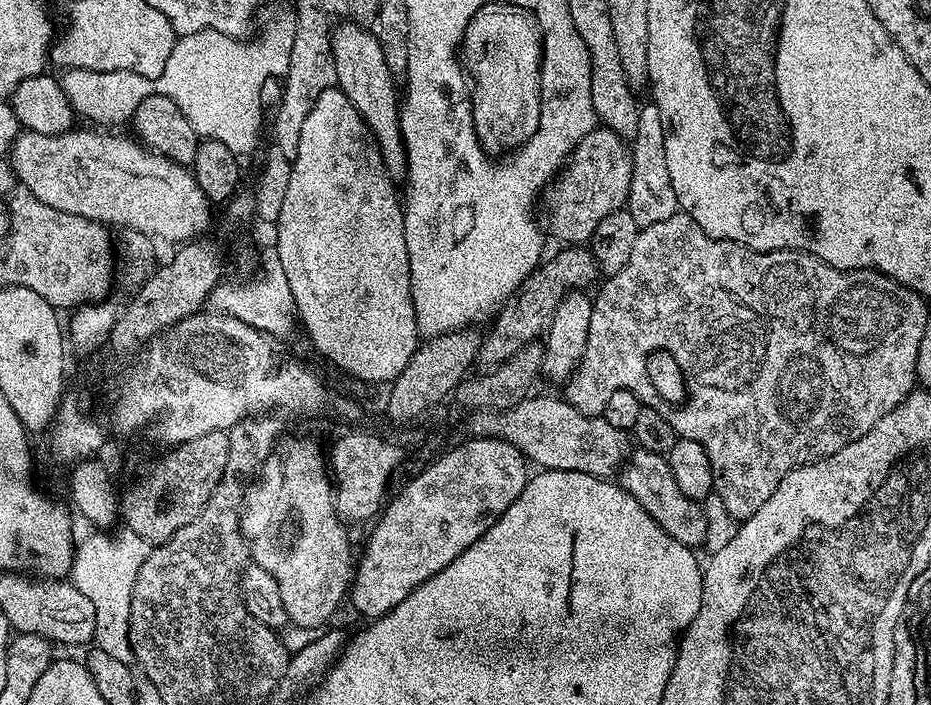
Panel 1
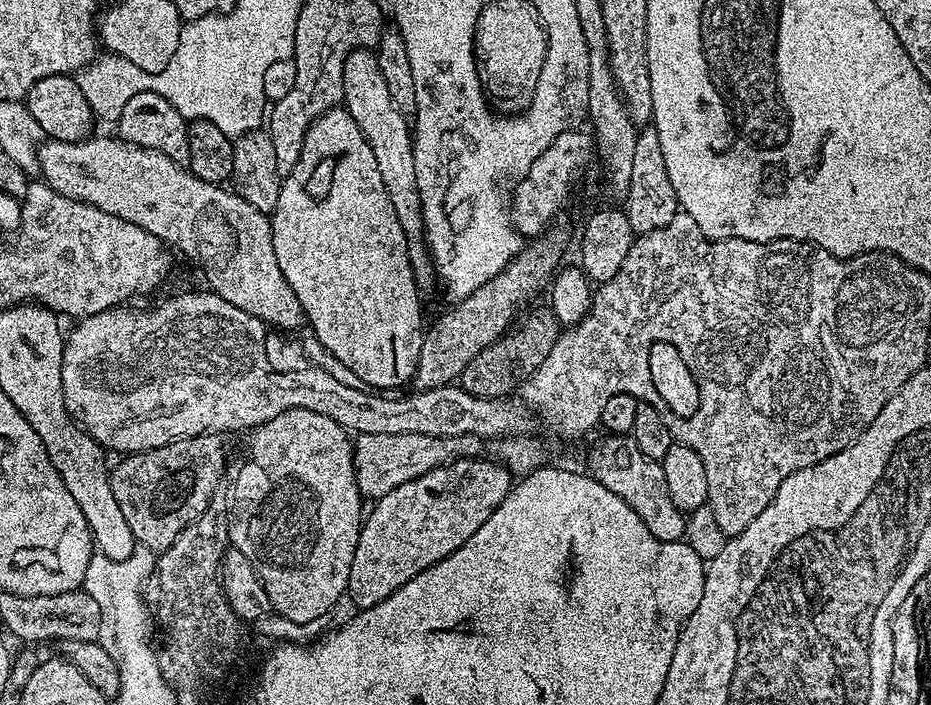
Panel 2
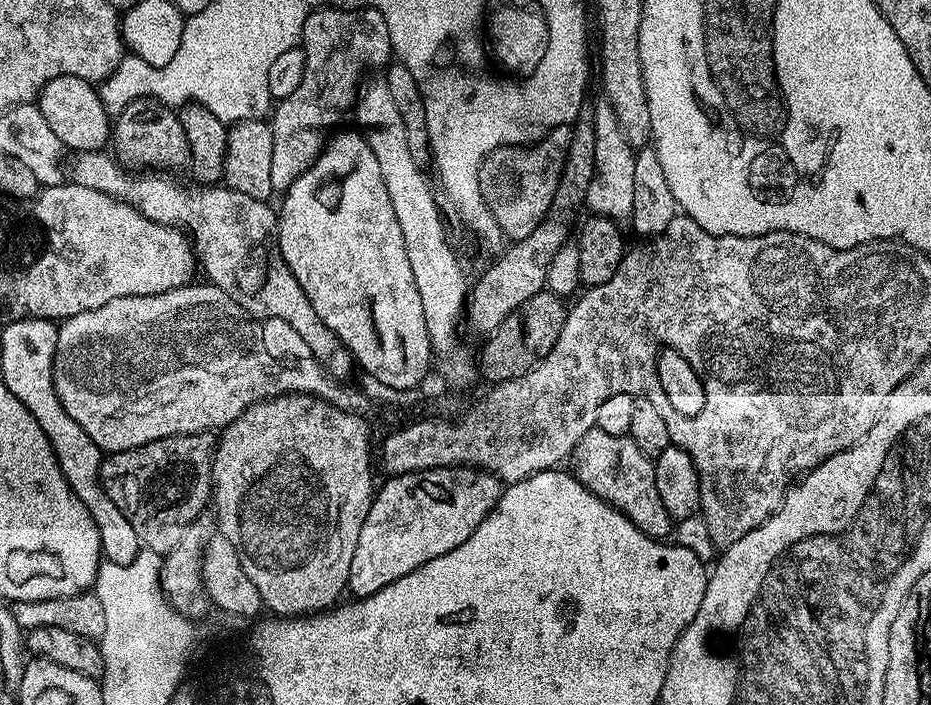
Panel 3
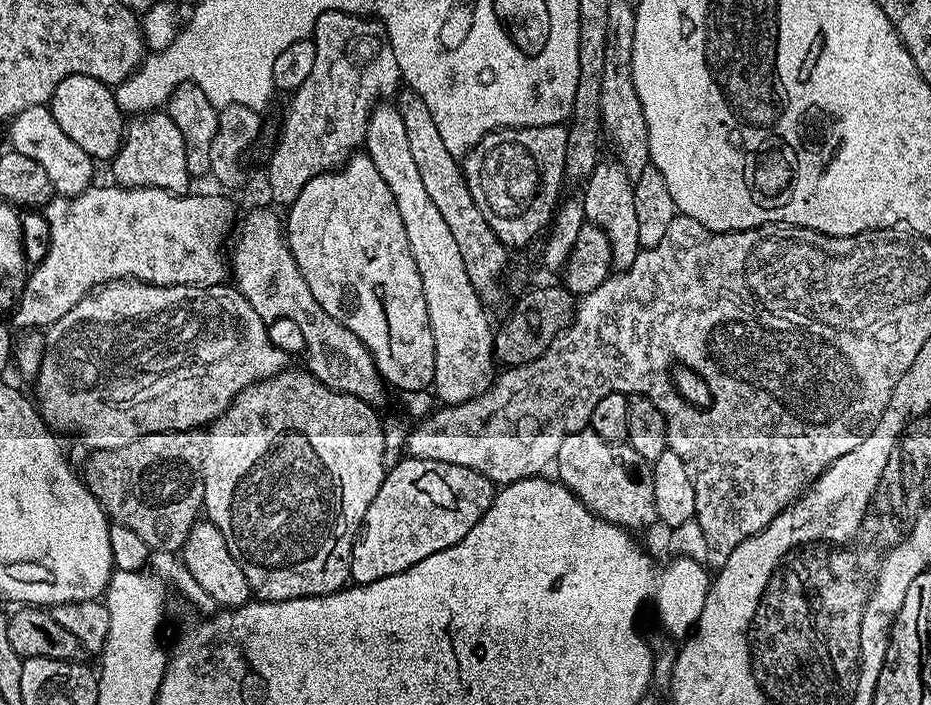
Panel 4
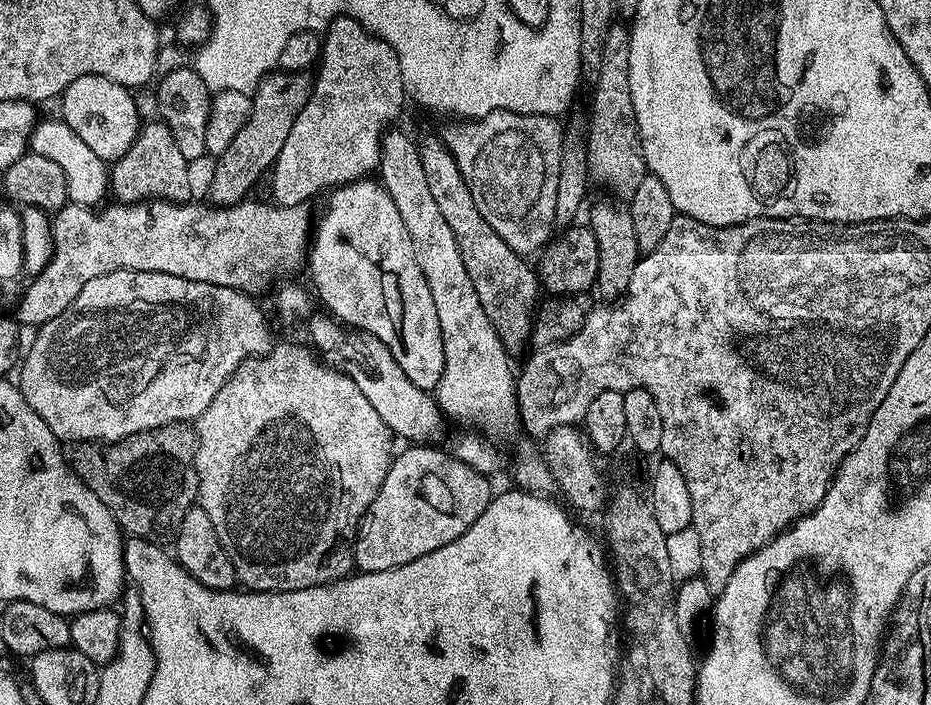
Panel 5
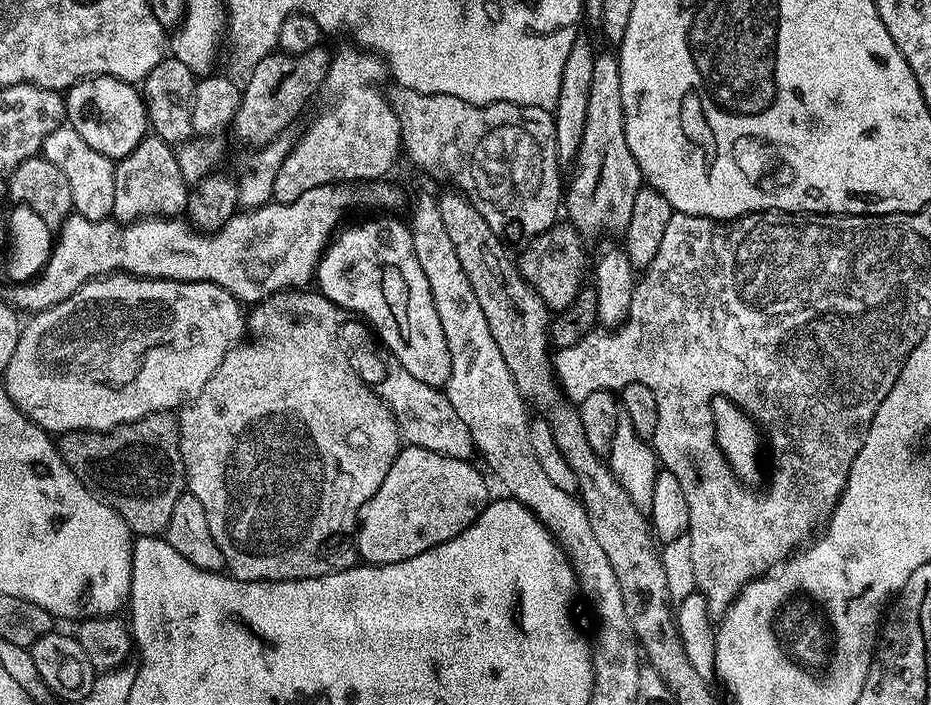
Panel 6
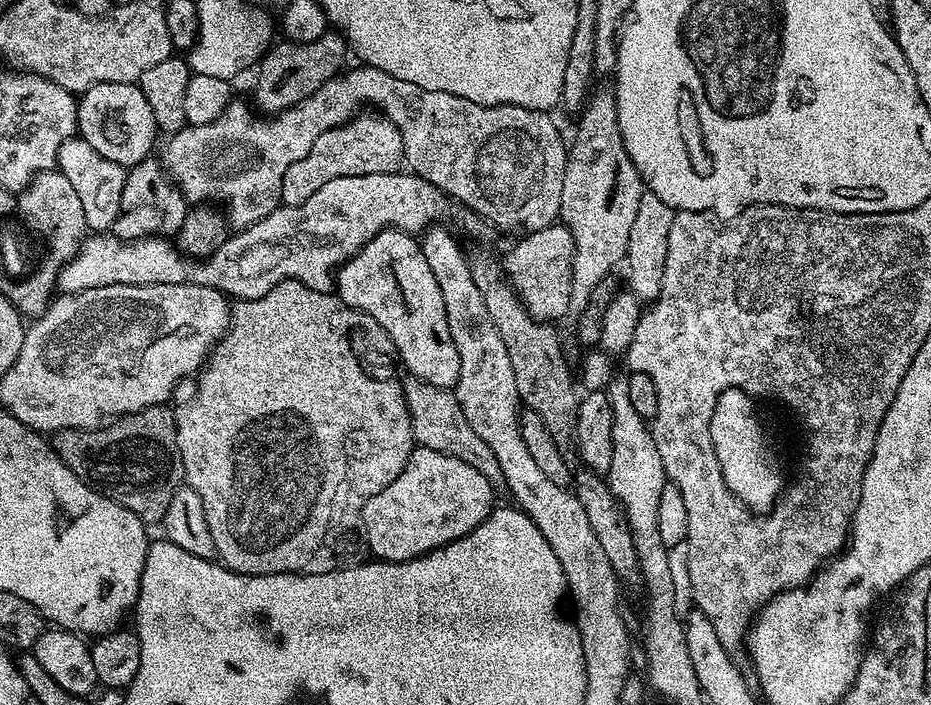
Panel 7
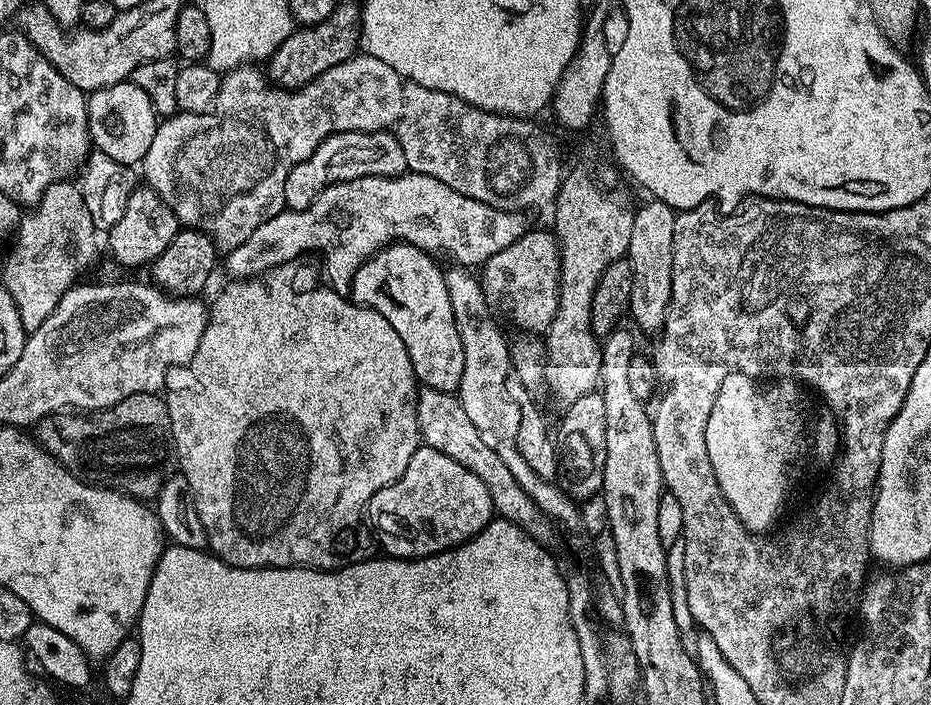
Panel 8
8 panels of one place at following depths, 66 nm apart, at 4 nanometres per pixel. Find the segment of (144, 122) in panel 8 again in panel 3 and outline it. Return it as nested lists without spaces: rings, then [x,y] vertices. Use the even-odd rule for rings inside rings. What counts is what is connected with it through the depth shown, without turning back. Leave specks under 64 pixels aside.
[[[77,76],[54,78],[46,82],[46,86],[40,91],[38,107],[50,130],[54,130],[60,145],[65,149],[72,148],[73,153],[99,151],[105,147],[107,140],[109,143],[113,135],[113,121],[109,112],[104,109],[97,85],[93,81]]]

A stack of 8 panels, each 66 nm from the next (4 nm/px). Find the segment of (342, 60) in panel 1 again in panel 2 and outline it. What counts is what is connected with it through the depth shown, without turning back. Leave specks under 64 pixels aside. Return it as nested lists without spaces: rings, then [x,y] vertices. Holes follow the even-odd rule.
[[[359,48],[346,58],[342,107],[350,114],[350,118],[354,118],[354,122],[358,122],[358,130],[362,130],[366,142],[370,142],[370,150],[382,174],[382,183],[386,185],[386,194],[390,194],[394,214],[398,214],[398,222],[402,222],[402,230],[408,239],[408,257],[417,277],[424,278],[430,272],[430,253],[424,242],[420,190],[418,178],[414,174],[414,132],[409,117],[403,116],[400,108],[394,106],[394,98],[390,98],[390,89],[386,87],[386,78],[378,67],[375,51]]]

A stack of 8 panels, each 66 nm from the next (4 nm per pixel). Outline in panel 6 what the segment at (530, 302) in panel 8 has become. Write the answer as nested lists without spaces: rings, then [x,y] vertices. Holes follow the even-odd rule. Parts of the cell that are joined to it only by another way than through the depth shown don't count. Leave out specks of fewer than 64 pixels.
[[[570,222],[551,224],[542,234],[523,245],[524,253],[518,256],[522,278],[533,288],[544,307],[561,310],[573,303],[582,289],[584,280],[585,237]]]

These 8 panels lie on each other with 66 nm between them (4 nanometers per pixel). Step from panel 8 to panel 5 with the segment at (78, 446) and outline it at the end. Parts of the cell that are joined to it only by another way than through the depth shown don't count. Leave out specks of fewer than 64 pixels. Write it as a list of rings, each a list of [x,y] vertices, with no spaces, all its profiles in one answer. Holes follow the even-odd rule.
[[[187,423],[167,424],[154,430],[139,432],[127,436],[124,440],[115,440],[112,444],[103,442],[84,442],[79,445],[76,457],[70,463],[82,478],[82,482],[110,510],[110,514],[120,523],[121,529],[128,536],[160,538],[175,533],[182,518],[198,500],[200,487],[196,477],[196,438],[193,429]]]

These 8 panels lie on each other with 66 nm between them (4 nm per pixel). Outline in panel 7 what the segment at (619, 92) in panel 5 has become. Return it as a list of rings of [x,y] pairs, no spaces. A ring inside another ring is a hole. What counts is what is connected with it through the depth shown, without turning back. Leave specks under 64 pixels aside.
[[[611,87],[591,89],[579,113],[580,121],[576,124],[576,137],[570,140],[568,161],[562,178],[562,202],[560,203],[559,223],[570,230],[574,238],[574,260],[572,262],[572,289],[570,290],[569,309],[579,314],[586,306],[587,298],[602,280],[609,279],[610,271],[615,264],[619,265],[626,254],[630,242],[630,229],[634,223],[638,202],[642,202],[646,191],[630,154],[622,142],[622,132],[618,126],[618,108],[616,93]]]

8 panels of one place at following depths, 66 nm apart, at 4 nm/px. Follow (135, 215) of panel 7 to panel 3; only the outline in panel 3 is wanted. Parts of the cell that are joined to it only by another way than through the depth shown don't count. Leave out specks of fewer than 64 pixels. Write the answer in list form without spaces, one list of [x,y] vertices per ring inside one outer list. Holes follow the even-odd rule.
[[[151,98],[132,100],[118,113],[114,120],[114,144],[115,140],[115,155],[128,166],[139,166],[144,170],[172,170],[168,168],[184,168],[189,163],[187,138],[179,115],[167,104],[159,104]]]

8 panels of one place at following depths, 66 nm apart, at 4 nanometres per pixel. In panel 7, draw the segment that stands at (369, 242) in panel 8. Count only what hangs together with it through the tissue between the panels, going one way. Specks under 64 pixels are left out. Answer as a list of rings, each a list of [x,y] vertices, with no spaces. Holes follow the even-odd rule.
[[[408,170],[399,172],[383,172],[382,174],[350,174],[346,178],[330,178],[330,182],[326,182],[326,186],[321,186],[318,190],[314,190],[314,194],[310,194],[310,198],[306,198],[304,204],[298,206],[290,206],[285,204],[274,209],[270,214],[266,214],[266,218],[262,218],[258,222],[254,222],[249,228],[241,228],[235,234],[229,235],[226,242],[222,242],[222,246],[218,246],[218,250],[214,250],[214,254],[210,254],[205,260],[197,260],[191,256],[184,255],[171,239],[161,238],[158,236],[148,236],[145,240],[119,240],[118,237],[111,234],[92,234],[81,243],[76,249],[76,255],[68,261],[60,270],[60,275],[56,278],[57,289],[61,293],[67,294],[70,292],[81,292],[82,290],[90,290],[98,286],[114,286],[115,284],[133,284],[134,286],[142,286],[143,284],[205,284],[211,288],[217,288],[229,298],[236,300],[253,300],[254,298],[262,298],[262,294],[266,294],[270,290],[274,290],[274,286],[278,286],[278,282],[283,280],[297,280],[306,286],[310,286],[310,290],[318,290],[319,292],[332,292],[334,288],[334,273],[339,269],[340,265],[346,263],[351,256],[358,254],[362,250],[362,246],[366,246],[366,242],[370,242],[370,238],[374,238],[378,233],[384,232],[388,228],[395,228],[398,232],[407,232],[409,234],[423,233],[425,228],[430,228],[444,222],[448,215],[456,216],[461,212],[460,228],[464,232],[476,232],[482,227],[482,221],[475,212],[467,210],[462,211],[459,203],[453,202],[447,194],[439,192],[430,182],[426,182],[420,176],[413,174]]]

